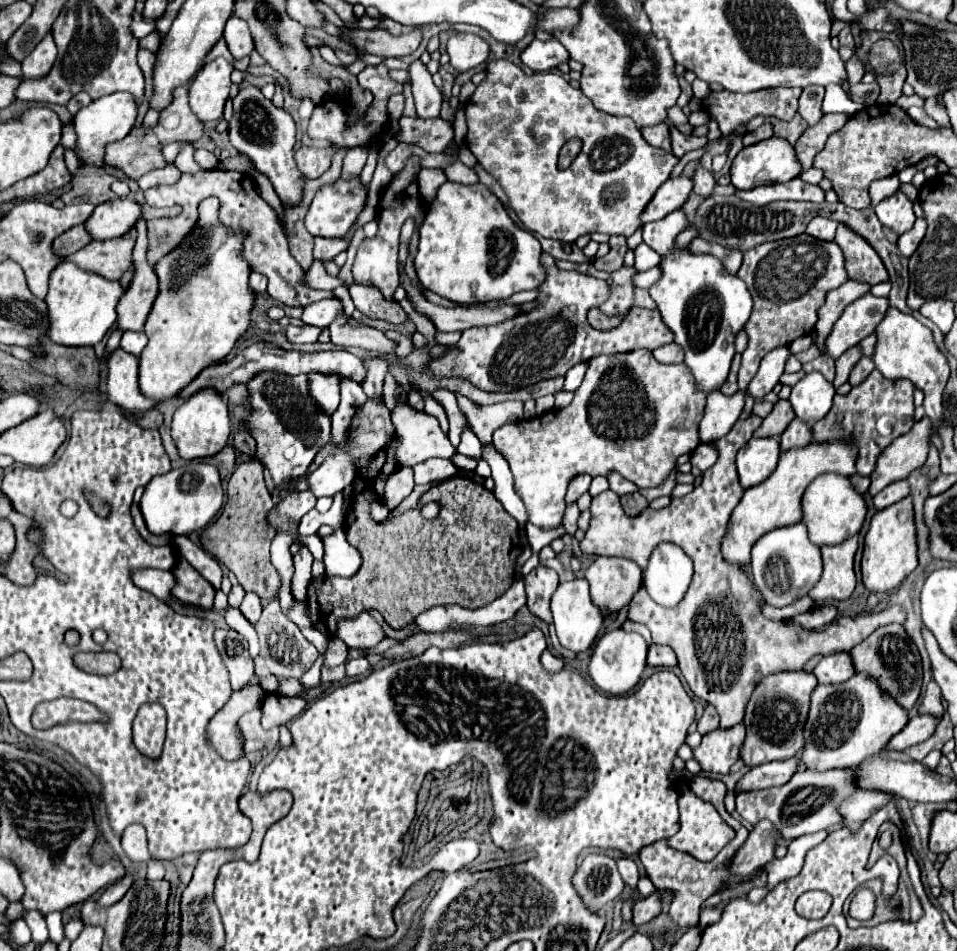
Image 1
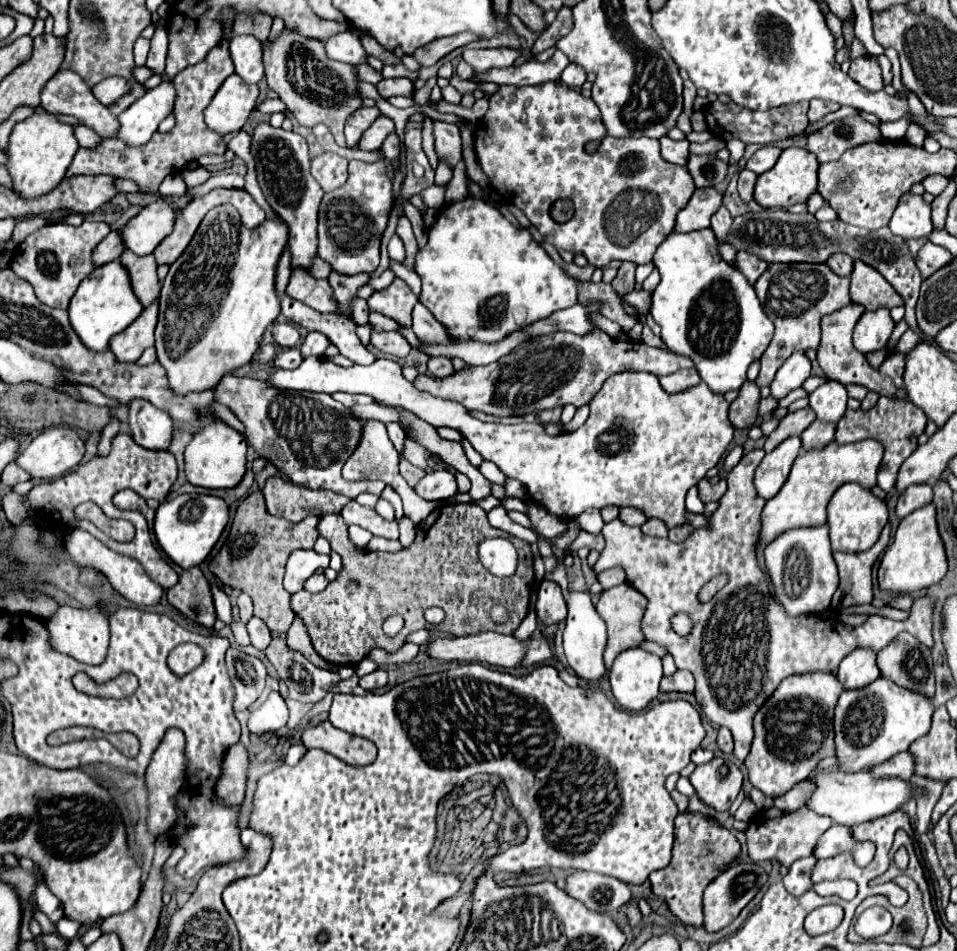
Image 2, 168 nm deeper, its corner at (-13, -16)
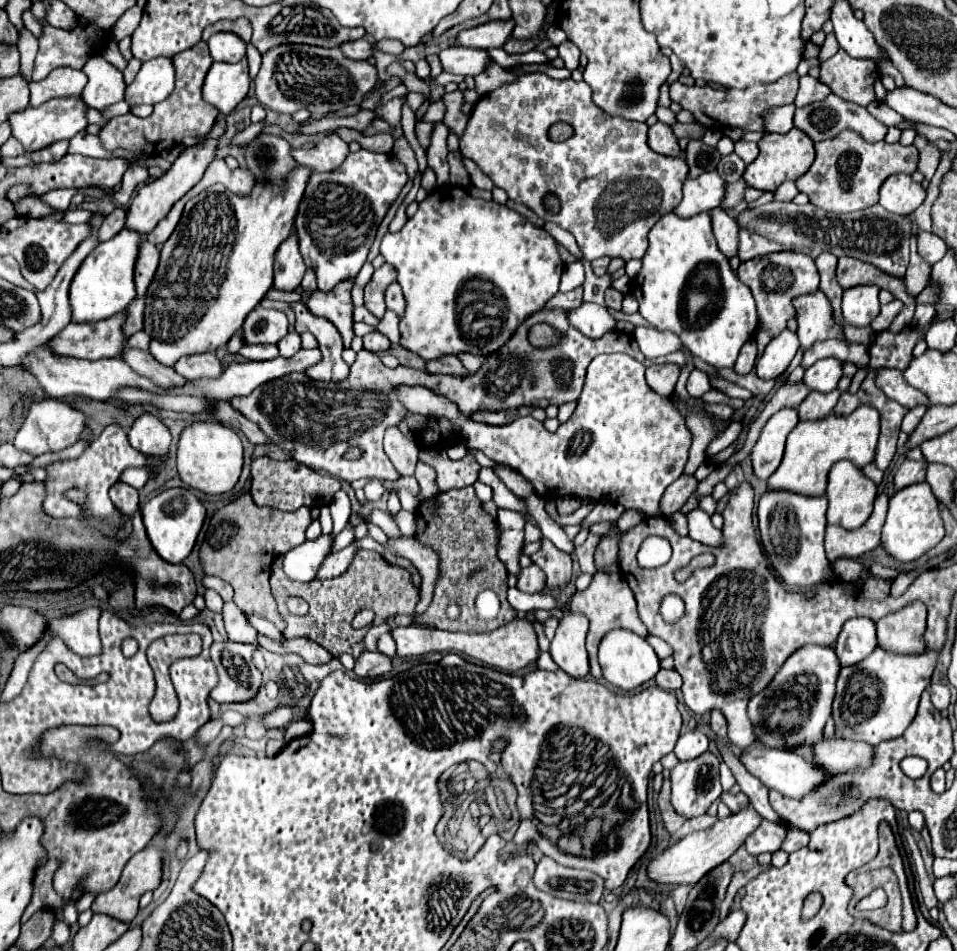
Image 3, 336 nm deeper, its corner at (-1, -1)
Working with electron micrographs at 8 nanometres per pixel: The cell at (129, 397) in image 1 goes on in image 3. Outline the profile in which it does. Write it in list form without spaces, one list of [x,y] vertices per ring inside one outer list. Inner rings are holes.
[[[143,411],[129,431],[129,443],[145,455],[165,455],[171,443],[171,433],[159,417]]]

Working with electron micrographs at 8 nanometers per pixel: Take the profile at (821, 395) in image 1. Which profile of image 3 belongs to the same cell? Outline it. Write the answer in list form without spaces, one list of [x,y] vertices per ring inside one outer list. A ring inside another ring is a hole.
[[[833,357],[829,359],[821,359],[817,361],[813,367],[809,367],[805,371],[803,383],[811,389],[811,391],[819,391],[819,393],[831,393],[837,387],[837,381],[841,379],[841,363]]]

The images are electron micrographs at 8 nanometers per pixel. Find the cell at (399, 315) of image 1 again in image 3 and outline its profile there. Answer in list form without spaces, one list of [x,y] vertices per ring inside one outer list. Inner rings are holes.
[[[377,329],[363,337],[363,349],[367,351],[387,351],[389,347],[391,347],[391,341],[387,339],[387,335],[379,333]]]

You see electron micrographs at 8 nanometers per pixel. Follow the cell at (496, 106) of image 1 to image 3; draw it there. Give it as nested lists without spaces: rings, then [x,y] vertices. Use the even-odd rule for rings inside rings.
[[[519,73],[513,83],[505,83],[505,85],[501,85],[499,89],[495,89],[495,91],[483,95],[483,97],[477,101],[477,105],[475,105],[471,117],[469,117],[467,129],[465,129],[463,137],[459,139],[459,145],[461,145],[461,153],[463,153],[465,157],[473,159],[473,161],[479,165],[479,169],[481,169],[497,187],[501,187],[501,189],[507,191],[509,199],[527,205],[527,207],[529,207],[535,215],[539,215],[543,221],[553,221],[553,223],[557,223],[559,227],[563,227],[563,229],[567,229],[569,233],[573,233],[585,261],[593,261],[593,259],[603,257],[603,255],[621,257],[621,259],[625,259],[625,261],[629,261],[629,259],[641,259],[641,257],[645,255],[645,251],[647,251],[647,233],[649,233],[649,229],[651,229],[663,215],[671,213],[671,211],[679,205],[679,201],[681,201],[681,185],[683,185],[683,181],[685,181],[685,177],[687,177],[687,163],[685,163],[683,157],[667,157],[667,155],[659,155],[659,153],[655,153],[653,149],[649,149],[649,145],[647,145],[647,125],[645,125],[645,123],[627,121],[627,119],[619,119],[619,117],[611,117],[611,115],[603,113],[603,111],[593,103],[593,99],[591,99],[591,89],[587,89],[587,85],[585,85],[583,81],[553,79],[553,77],[545,75],[545,73]],[[557,121],[565,121],[565,123],[573,125],[573,129],[575,129],[573,137],[569,137],[567,141],[561,141],[561,143],[559,143],[559,141],[551,141],[551,139],[549,139],[549,127],[551,127],[553,123],[557,123]],[[549,191],[557,193],[559,199],[561,199],[561,209],[559,209],[559,213],[555,213],[555,215],[553,215],[553,213],[547,213],[545,207],[543,207],[543,197],[545,197],[545,193],[549,193]]]

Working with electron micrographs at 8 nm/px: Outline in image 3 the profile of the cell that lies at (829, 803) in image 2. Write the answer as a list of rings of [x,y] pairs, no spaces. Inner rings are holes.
[[[751,745],[749,749],[745,749],[741,753],[741,763],[747,767],[747,771],[751,775],[755,775],[757,779],[761,779],[761,783],[767,789],[775,789],[785,797],[795,797],[801,799],[809,793],[813,793],[815,789],[819,789],[821,785],[825,785],[833,775],[827,773],[821,765],[817,765],[811,759],[805,759],[789,749],[763,749],[761,745]]]

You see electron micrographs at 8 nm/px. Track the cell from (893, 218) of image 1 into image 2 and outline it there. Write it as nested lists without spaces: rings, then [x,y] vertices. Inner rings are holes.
[[[903,194],[891,220],[889,220],[891,232],[897,236],[909,240],[909,238],[923,238],[929,236],[933,226],[931,226],[931,204],[927,204],[921,196],[917,194]]]

